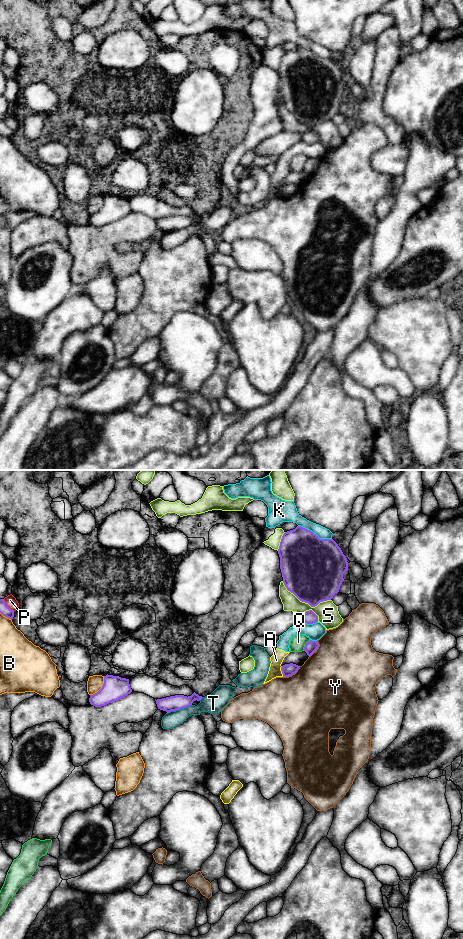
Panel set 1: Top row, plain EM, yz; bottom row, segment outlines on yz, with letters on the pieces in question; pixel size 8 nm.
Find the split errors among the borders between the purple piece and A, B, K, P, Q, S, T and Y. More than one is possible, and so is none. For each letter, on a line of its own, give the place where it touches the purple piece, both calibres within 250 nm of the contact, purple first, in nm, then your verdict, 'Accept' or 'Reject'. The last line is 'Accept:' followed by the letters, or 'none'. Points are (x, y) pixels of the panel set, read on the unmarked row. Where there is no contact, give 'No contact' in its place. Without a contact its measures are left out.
A: Touches purple at yz (281, 190). Thickness 100 nm (purple) against 100 nm. Reject
B: Touches purple at yz (102, 207). Thickness 190 nm (purple) against 120 nm. Reject
K: Touches purple at yz (315, 54). Thickness 460 nm (purple) against 120 nm. Reject
P: Touches purple at yz (6, 125). Thickness 80 nm (purple) against 90 nm. Reject
Q: Touches purple at yz (305, 165). Thickness 90 nm (purple) against 120 nm. Reject
S: Touches purple at yz (305, 122). Thickness 480 nm (purple) against 180 nm. Reject
T: Touches purple at yz (179, 229). Thickness 120 nm (purple) against 140 nm. Reject
Y: Touches purple at yz (292, 194). Thickness 100 nm (purple) against 500 nm. Reject
Accept: none

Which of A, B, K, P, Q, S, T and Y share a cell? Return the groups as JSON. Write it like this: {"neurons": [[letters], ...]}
{"neurons": [["A", "K"], ["B"], ["P"], ["Q"], ["S"], ["T"], ["Y"]]}

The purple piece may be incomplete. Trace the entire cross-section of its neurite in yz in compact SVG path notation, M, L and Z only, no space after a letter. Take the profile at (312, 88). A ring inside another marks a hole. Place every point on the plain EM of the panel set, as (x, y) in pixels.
M301 46L283 54L278 69L283 103L311 127L339 112L348 82L333 59L320 59Z

